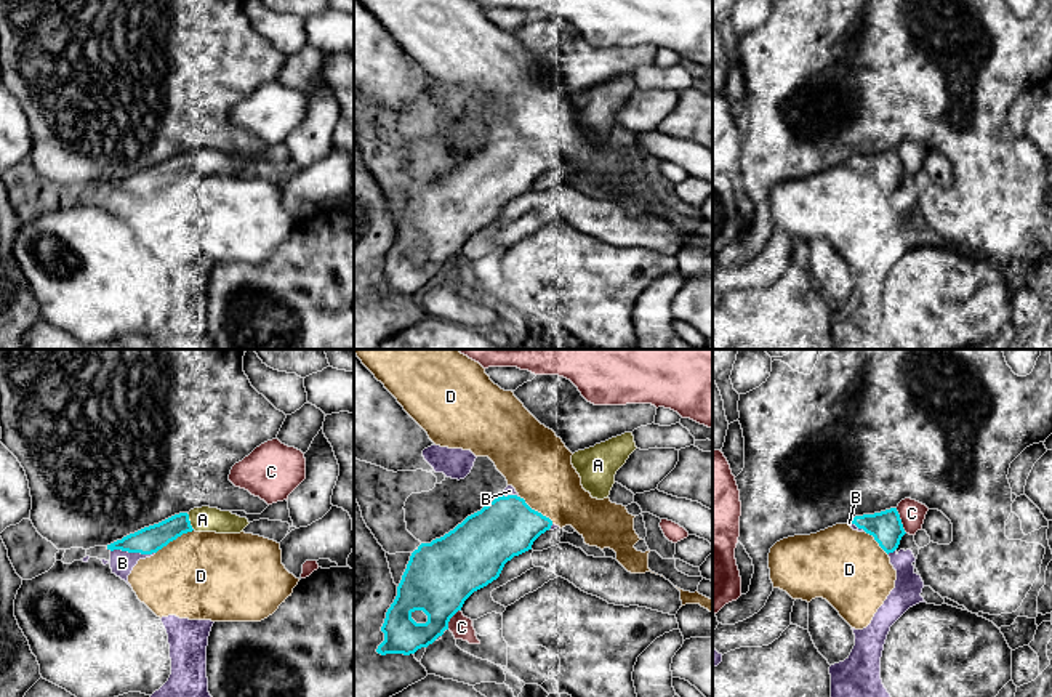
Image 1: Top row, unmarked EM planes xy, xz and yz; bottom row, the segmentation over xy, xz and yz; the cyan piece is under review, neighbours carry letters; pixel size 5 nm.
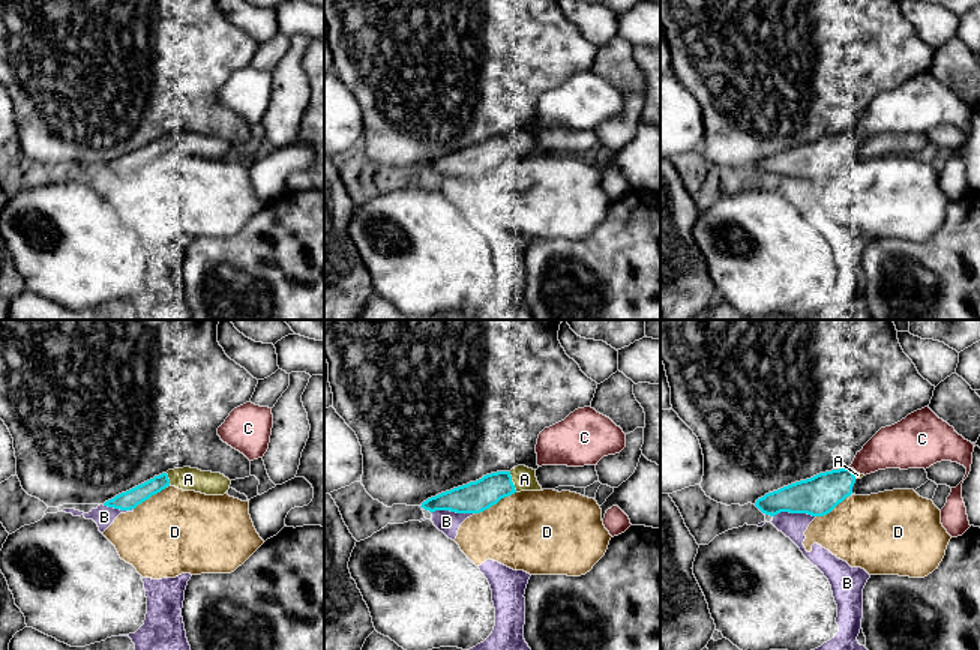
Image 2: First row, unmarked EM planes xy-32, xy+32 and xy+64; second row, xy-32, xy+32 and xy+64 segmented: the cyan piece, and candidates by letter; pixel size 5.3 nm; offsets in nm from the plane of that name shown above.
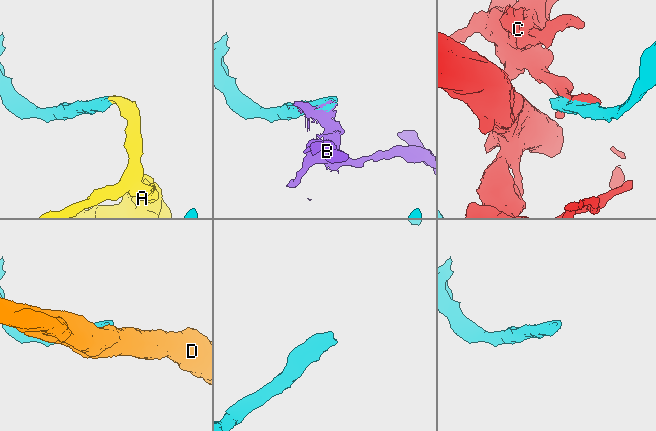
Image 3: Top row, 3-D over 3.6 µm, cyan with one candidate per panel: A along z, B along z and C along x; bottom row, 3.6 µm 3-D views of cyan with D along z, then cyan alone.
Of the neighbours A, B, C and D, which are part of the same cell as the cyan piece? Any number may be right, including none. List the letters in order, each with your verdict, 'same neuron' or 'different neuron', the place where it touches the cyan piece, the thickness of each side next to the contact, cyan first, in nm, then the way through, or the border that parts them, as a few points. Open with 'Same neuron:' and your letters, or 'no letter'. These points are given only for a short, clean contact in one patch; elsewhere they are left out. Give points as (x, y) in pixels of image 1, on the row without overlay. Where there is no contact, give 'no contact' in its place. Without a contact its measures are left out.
Same neuron: A
A: same neuron | xy (189, 162) | 140/130 nm
B: different neuron | xy (133, 193) | 140/120 nm
C: different neuron | yz (900, 162) | 160/130 nm
D: different neuron | xy (173, 180) | 140/440 nm | along xy (192, 170), (170, 181), (156, 194)

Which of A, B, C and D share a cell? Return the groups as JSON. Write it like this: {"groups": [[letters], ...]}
{"groups": [["A"], ["B"], ["C"], ["D"]]}

